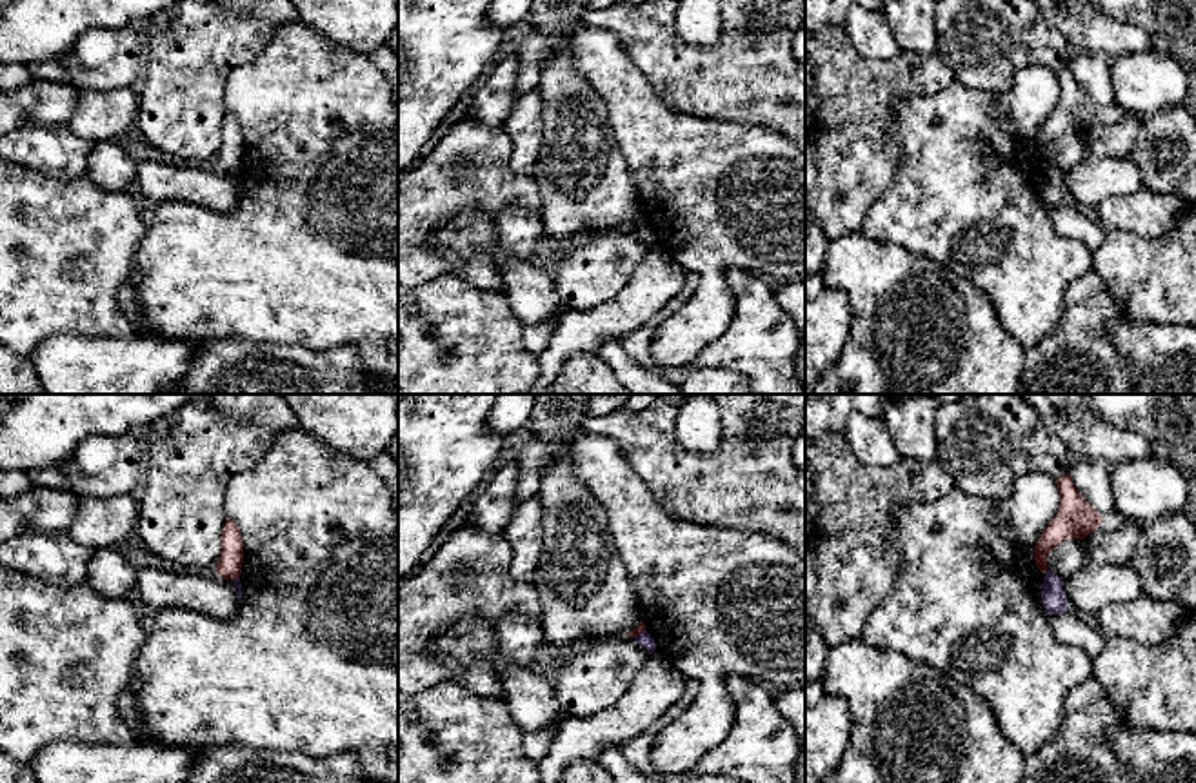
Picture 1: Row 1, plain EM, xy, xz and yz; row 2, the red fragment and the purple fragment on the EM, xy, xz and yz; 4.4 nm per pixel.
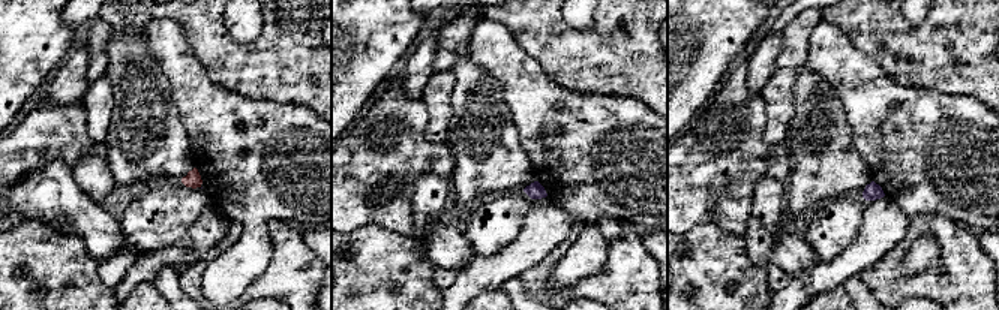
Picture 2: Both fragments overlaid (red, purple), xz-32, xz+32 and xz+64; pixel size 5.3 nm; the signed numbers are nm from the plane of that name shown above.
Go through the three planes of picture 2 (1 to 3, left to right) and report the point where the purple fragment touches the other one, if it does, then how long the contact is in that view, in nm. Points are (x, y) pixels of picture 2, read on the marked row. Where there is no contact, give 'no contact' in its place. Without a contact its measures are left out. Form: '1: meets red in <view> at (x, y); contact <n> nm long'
1: no contact
2: no contact
3: no contact

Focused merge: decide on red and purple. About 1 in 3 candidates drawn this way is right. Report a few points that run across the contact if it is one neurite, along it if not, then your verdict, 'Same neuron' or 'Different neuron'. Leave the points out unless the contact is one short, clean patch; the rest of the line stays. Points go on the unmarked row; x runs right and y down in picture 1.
Line: xz (644, 222), (635, 231). Different neuron

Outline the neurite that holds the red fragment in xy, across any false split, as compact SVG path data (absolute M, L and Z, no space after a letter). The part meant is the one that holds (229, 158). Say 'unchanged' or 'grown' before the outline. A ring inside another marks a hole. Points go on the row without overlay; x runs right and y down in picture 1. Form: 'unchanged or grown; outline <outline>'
unchanged; outline M225 113L222 124L222 149L216 160L216 167L224 173L240 171L244 156L244 134L238 118L231 113Z

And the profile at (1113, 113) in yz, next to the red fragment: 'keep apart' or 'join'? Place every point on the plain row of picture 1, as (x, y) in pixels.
join

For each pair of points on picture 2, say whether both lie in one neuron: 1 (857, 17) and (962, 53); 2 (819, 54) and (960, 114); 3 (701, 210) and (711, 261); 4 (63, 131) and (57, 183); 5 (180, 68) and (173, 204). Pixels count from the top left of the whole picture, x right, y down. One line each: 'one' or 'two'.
1: one
2: one
3: two
4: two
5: two

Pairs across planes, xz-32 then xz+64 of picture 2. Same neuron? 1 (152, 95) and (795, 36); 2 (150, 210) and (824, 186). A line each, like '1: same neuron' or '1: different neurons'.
1: different neurons
2: different neurons

